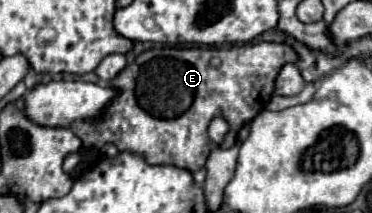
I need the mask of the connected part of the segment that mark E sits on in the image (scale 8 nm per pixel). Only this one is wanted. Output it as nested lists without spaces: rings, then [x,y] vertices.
[[[248,43],[240,47],[224,49],[150,49],[140,53],[134,63],[124,67],[120,75],[112,81],[112,87],[120,89],[104,117],[96,123],[76,121],[72,125],[74,133],[82,139],[84,147],[100,149],[104,143],[114,143],[118,151],[142,153],[152,165],[176,165],[188,171],[198,171],[204,167],[212,143],[208,137],[208,125],[214,117],[224,117],[230,125],[228,129],[228,149],[236,143],[236,133],[242,125],[250,123],[266,105],[274,91],[274,79],[282,65],[296,63],[298,55],[294,49],[282,43]]]

